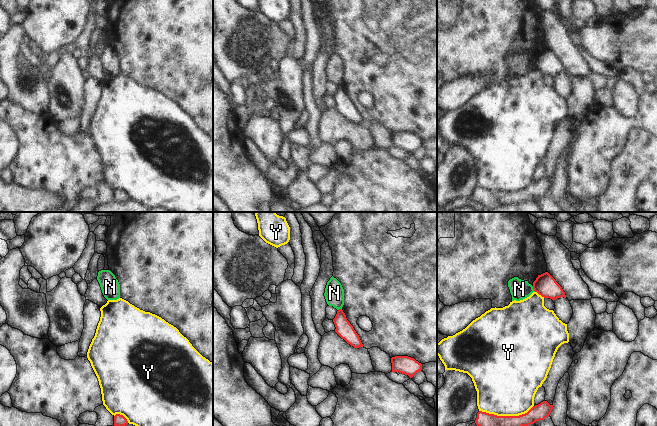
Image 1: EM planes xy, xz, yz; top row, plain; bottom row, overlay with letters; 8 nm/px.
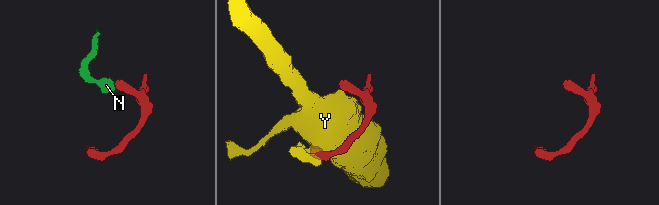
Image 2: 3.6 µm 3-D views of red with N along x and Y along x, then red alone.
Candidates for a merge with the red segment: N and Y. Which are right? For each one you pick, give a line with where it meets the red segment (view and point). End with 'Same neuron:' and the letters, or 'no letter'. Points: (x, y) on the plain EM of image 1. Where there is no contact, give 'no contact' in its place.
Same neuron: no letter

